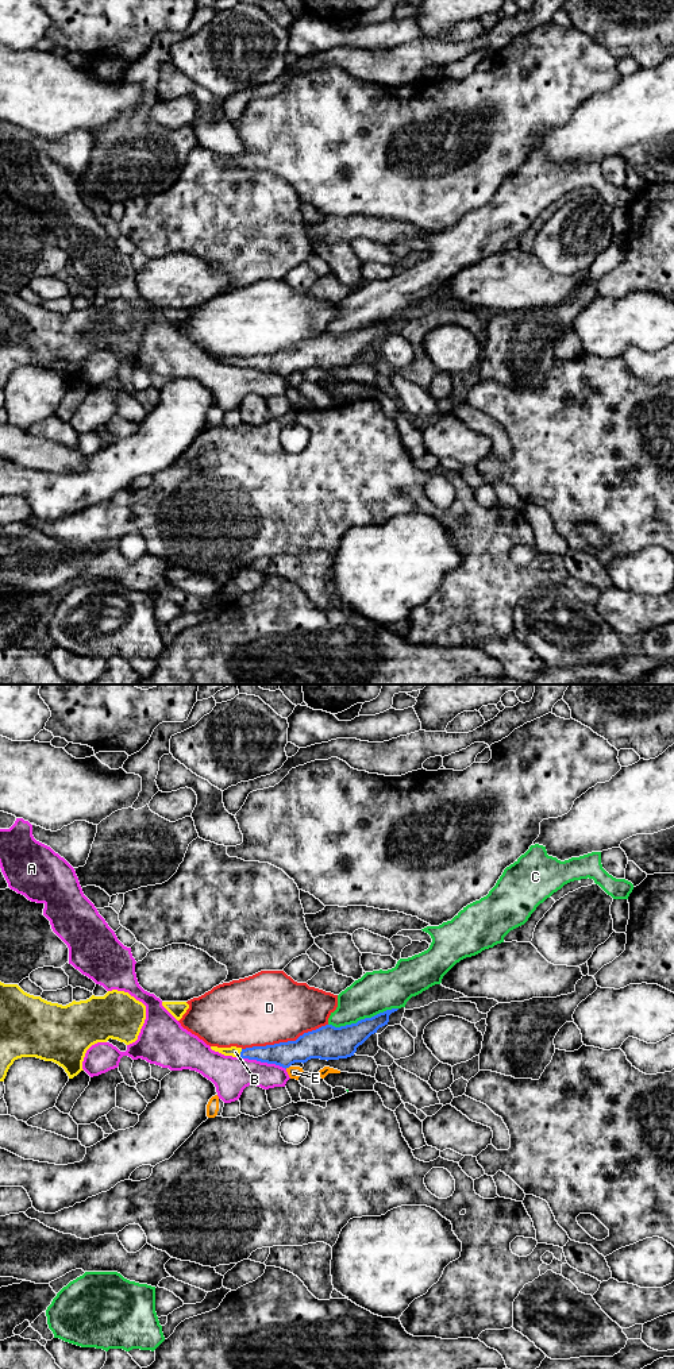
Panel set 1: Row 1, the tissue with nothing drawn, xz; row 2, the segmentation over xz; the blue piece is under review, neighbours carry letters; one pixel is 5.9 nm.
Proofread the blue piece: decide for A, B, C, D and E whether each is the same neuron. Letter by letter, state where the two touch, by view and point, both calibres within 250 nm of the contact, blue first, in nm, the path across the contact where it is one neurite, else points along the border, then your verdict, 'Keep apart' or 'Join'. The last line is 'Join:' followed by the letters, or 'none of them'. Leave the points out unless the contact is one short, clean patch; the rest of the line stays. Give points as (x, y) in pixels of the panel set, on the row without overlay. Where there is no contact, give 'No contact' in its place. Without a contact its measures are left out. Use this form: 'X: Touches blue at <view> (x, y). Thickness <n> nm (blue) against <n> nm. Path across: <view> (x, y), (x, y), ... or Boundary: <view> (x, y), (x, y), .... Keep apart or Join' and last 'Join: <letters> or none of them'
A: Touches blue at xz (262, 370). Thickness 140 nm (blue) against 220 nm. Boundary: xz (239, 366), (274, 371), (285, 378). Keep apart
B: Touches blue at xz (241, 362). Thickness 140 nm (blue) against 60 nm. Path across: xz (282, 362), (241, 362), (235, 361). Join
C: Touches blue at xz (362, 328). Thickness 200 nm (blue) against 240 nm. Keep apart
D: Touches blue at xz (284, 351). Thickness 200 nm (blue) against 440 nm. Keep apart
E: Touches blue at xz (287, 376). Thickness 180 nm (blue) against 70 nm. Keep apart
Join: B

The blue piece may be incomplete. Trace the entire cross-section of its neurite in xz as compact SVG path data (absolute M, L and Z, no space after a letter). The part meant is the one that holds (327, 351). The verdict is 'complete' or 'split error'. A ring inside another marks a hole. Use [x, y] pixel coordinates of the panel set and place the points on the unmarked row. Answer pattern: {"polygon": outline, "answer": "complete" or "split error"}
{"polygon": "M398 317L386 319L371 327L365 327L357 332L335 336L321 335L316 339L304 342L296 350L280 351L266 355L253 356L217 356L212 359L224 365L257 369L261 371L276 373L289 377L294 371L307 371L311 367L339 369L354 365L357 356L371 343L389 331L389 324Z", "answer": "split error"}

